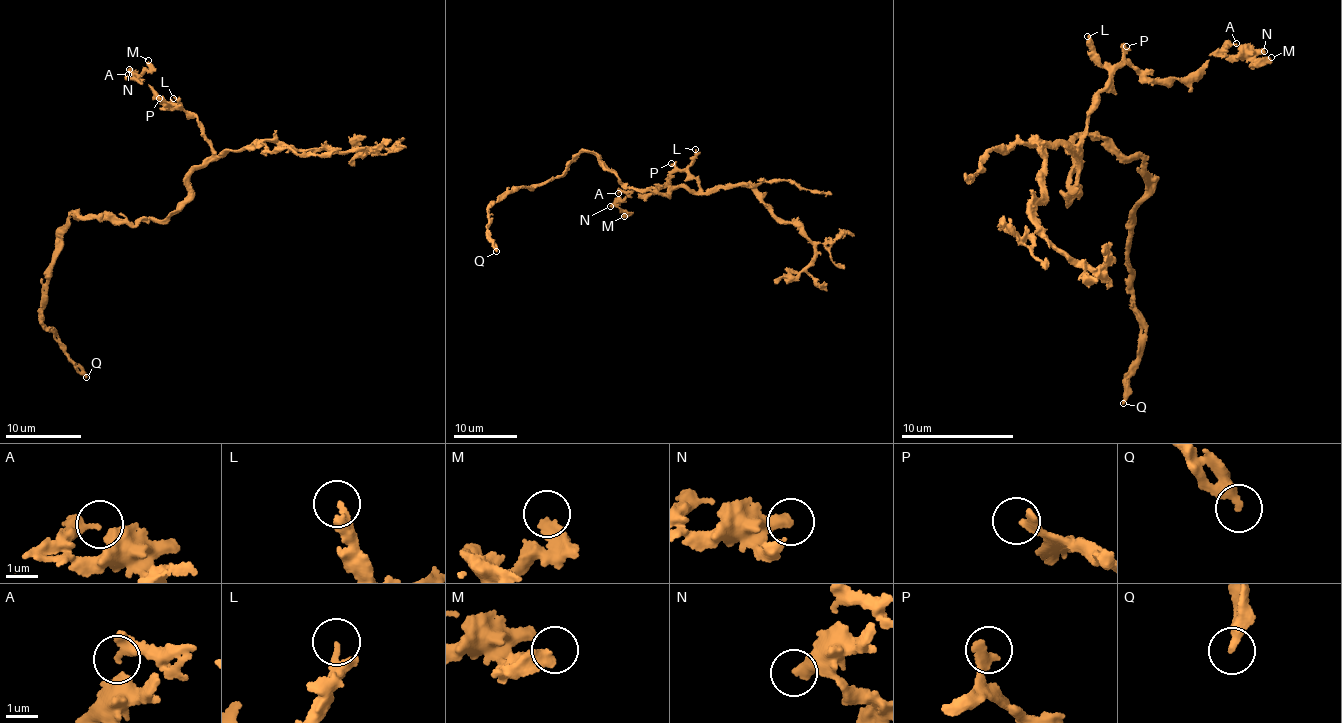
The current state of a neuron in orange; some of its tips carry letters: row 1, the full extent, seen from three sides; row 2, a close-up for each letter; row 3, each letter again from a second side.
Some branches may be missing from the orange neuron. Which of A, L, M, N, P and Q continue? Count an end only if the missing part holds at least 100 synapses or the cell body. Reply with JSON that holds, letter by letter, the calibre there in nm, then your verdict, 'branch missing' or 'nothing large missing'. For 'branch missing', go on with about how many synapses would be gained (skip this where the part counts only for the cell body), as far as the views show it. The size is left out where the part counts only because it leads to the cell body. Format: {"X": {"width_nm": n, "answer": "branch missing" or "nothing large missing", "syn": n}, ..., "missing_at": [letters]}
{"A": {"width_nm": 300, "answer": "nothing large missing"}, "L": {"width_nm": 140, "answer": "nothing large missing"}, "M": {"width_nm": 440, "answer": "nothing large missing"}, "N": {"width_nm": 400, "answer": "nothing large missing"}, "P": {"width_nm": 300, "answer": "nothing large missing"}, "Q": {"width_nm": 340, "answer": "nothing large missing"}, "missing_at": []}

